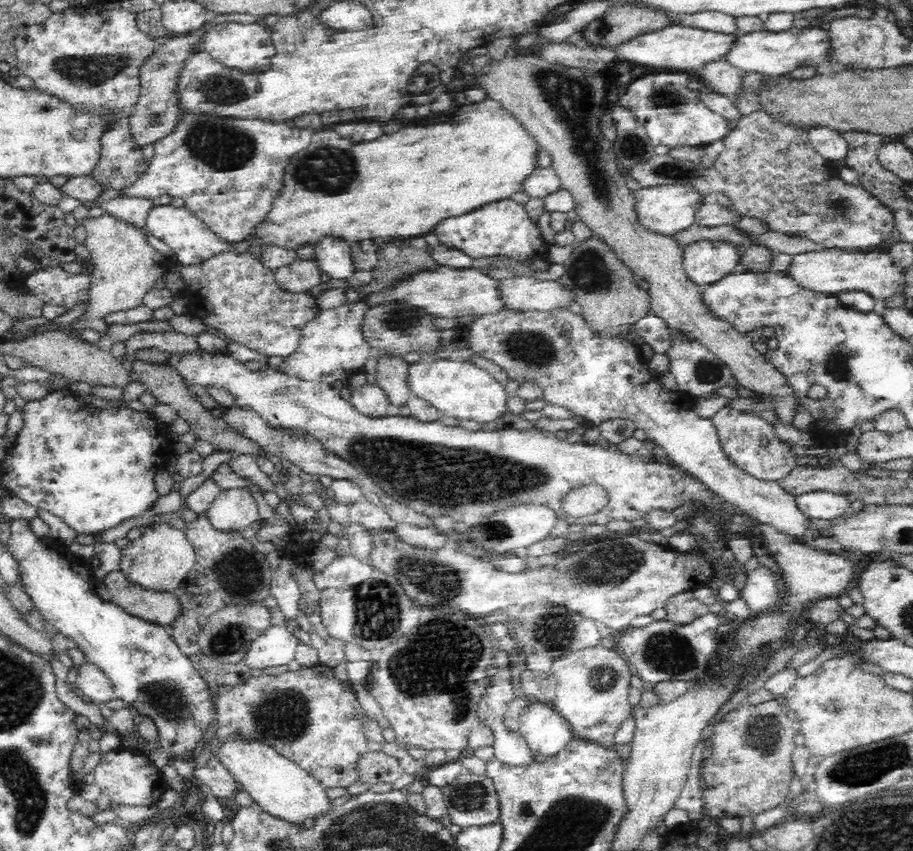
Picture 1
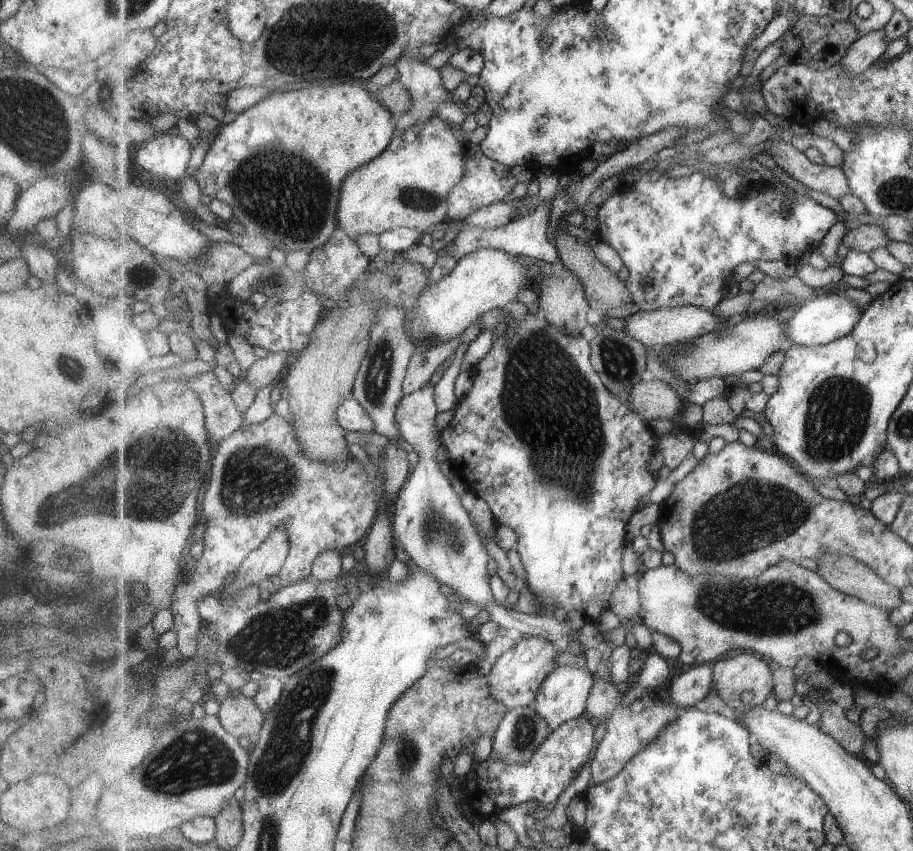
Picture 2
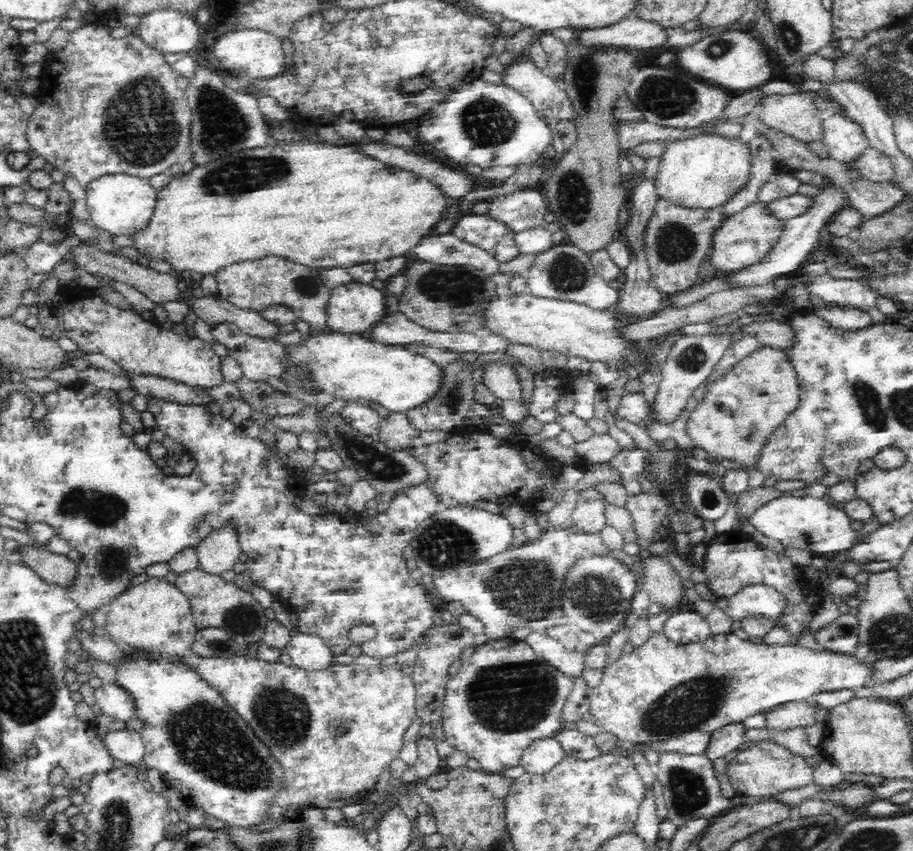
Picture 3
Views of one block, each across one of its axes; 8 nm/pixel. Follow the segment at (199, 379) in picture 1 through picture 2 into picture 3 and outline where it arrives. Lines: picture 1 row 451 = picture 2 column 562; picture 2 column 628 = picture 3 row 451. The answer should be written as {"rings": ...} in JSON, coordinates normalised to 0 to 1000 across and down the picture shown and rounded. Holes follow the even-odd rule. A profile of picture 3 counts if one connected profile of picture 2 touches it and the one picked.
{"rings":[[[501,502],[499,506],[493,508],[493,515],[486,519],[478,519],[470,523],[461,522],[460,519],[446,524],[445,531],[449,536],[456,538],[468,553],[467,569],[473,575],[473,578],[481,588],[482,596],[497,597],[504,593],[517,592],[517,590],[542,590],[545,593],[550,592],[566,592],[574,595],[578,590],[587,590],[587,588],[605,588],[607,592],[611,592],[618,585],[618,578],[611,576],[609,583],[609,571],[616,564],[616,555],[620,548],[624,548],[627,543],[613,543],[609,538],[600,538],[596,541],[596,548],[581,550],[578,541],[572,536],[572,531],[576,529],[576,521],[559,519],[556,515],[543,515],[535,508],[521,503]]]}

